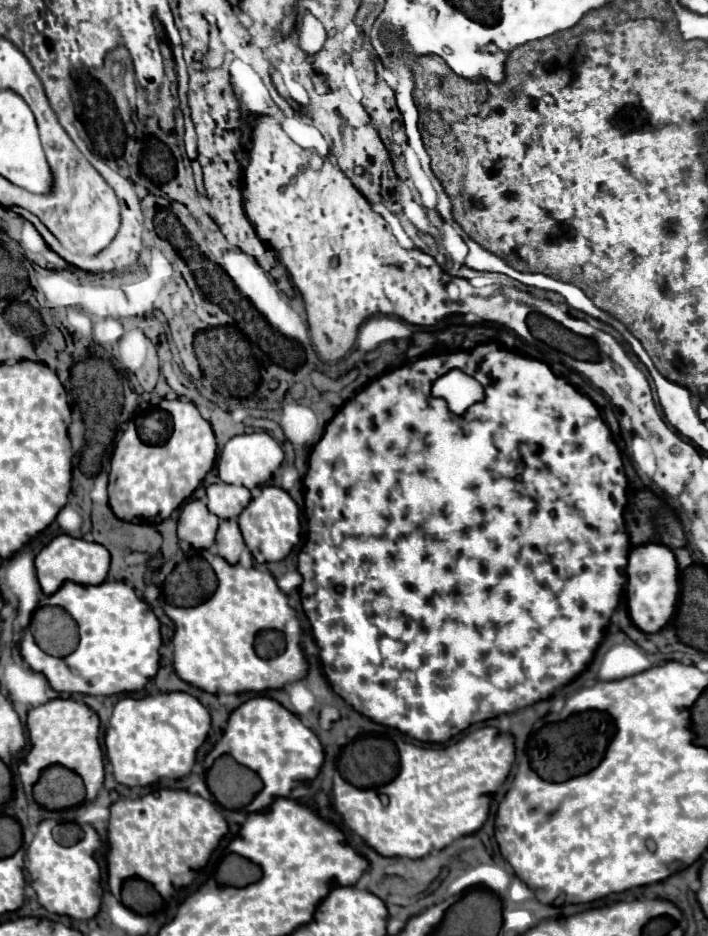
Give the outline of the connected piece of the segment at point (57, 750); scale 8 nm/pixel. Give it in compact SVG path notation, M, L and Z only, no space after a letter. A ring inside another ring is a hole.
M56 698L42 706L36 706L28 712L28 734L32 748L28 756L18 764L18 772L26 790L26 796L32 800L32 786L38 782L40 772L52 764L66 766L82 776L86 784L86 800L94 800L102 782L104 782L104 764L102 764L102 750L98 744L100 732L100 718L98 714L88 708L84 702L76 702L73 698Z

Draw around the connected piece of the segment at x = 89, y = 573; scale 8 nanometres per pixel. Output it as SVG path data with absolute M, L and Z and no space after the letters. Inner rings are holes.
M68 534L54 538L36 556L38 582L44 594L54 594L66 580L72 580L76 584L102 584L108 576L108 568L110 568L110 552L102 544L86 542L82 538L72 538Z

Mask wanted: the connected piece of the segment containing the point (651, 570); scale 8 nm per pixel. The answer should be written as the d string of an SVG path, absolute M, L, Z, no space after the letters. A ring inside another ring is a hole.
M640 544L630 552L628 564L628 610L632 622L646 634L658 632L668 625L676 612L678 600L678 568L674 552L664 544Z

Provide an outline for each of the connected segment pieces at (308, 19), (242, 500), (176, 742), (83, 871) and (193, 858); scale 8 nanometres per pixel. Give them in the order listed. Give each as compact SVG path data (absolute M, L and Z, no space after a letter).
M306 10L302 14L302 22L298 28L298 48L304 50L306 54L316 54L322 50L324 42L326 42L326 30L322 22L310 10Z
M224 482L212 484L206 490L208 496L208 510L222 520L238 518L238 514L248 506L252 494L244 486L230 486Z
M170 692L134 700L123 697L106 730L106 754L114 766L114 778L124 786L148 786L160 778L184 778L196 762L196 750L210 732L210 712L186 692Z
M44 820L38 826L34 840L26 849L26 869L32 878L32 888L36 890L38 902L56 914L64 914L76 920L90 920L98 914L102 902L102 888L100 888L100 866L94 858L96 850L102 846L100 834L88 826L84 838L74 846L60 846L54 836L52 828L56 820Z
M160 790L160 794L148 794L138 800L118 800L110 806L110 824L108 824L108 886L112 894L118 894L122 882L126 878L142 878L146 882L154 882L156 890L176 890L174 880L178 878L178 886L190 884L196 876L184 876L188 870L202 868L222 836L228 832L228 822L220 814L218 806L210 800L204 800L198 794L190 794L186 790Z

